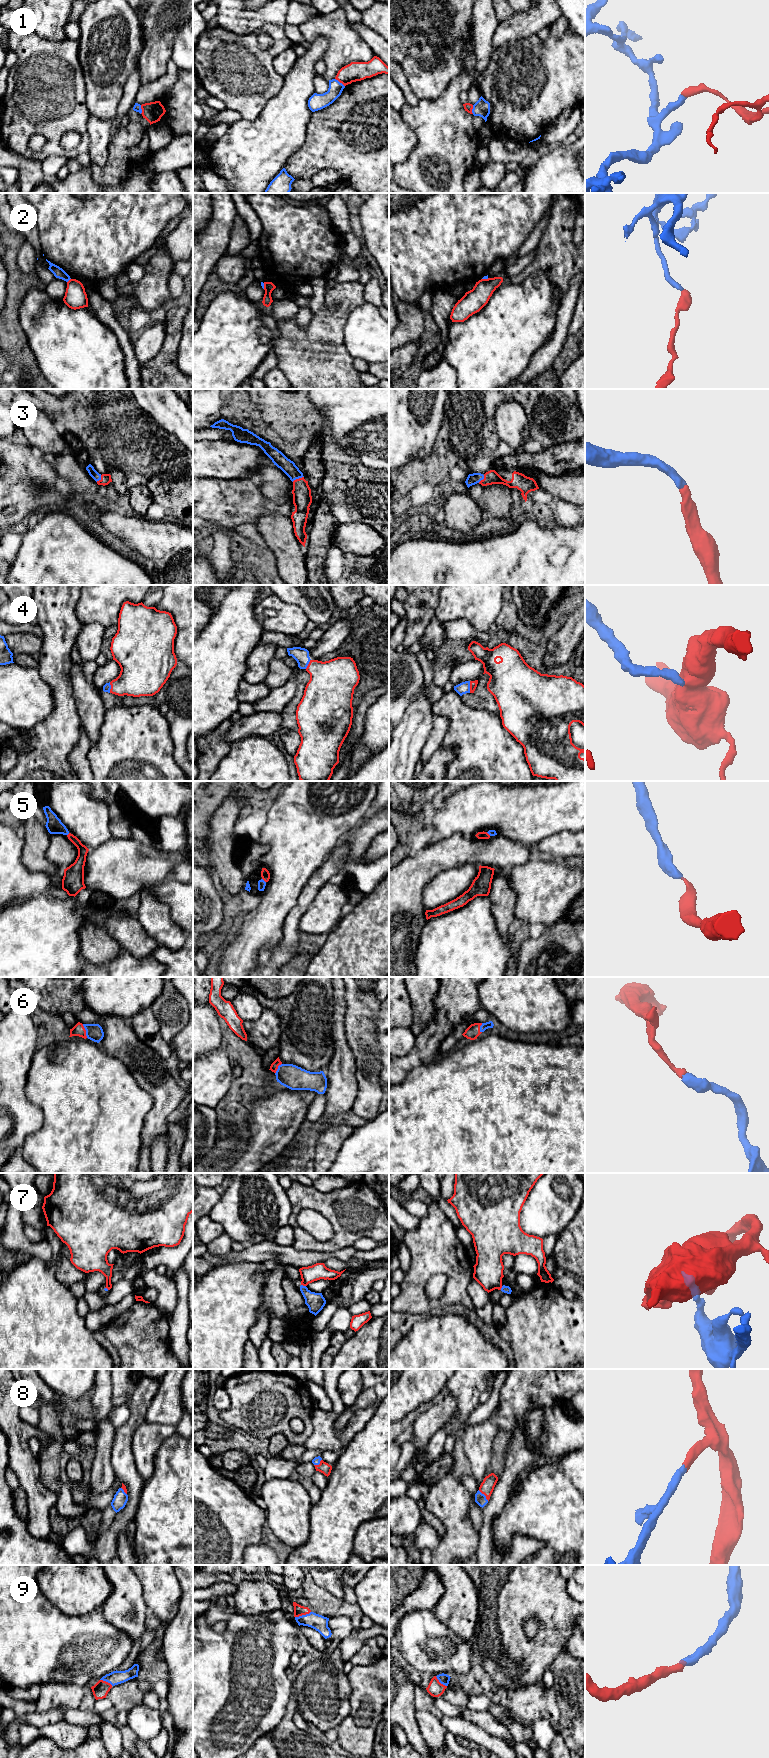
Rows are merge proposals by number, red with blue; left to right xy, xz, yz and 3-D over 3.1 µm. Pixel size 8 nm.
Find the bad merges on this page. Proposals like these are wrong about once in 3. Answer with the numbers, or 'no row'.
1, 2, 7

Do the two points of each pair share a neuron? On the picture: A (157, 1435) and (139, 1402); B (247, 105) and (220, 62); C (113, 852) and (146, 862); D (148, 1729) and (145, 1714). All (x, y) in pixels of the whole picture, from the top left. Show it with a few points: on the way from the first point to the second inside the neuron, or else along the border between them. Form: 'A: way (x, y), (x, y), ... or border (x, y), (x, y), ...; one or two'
A: border (145, 1420), (135, 1431), (132, 1441); two
B: way (247, 94), (247, 89), (231, 73); one
C: way (121, 860), (123, 862), (138, 862); one
D: way (147, 1725), (145, 1718); one

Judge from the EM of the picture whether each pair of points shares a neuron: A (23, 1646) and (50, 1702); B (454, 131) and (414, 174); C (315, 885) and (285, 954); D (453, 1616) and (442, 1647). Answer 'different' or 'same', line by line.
A: different
B: same
C: same
D: different

